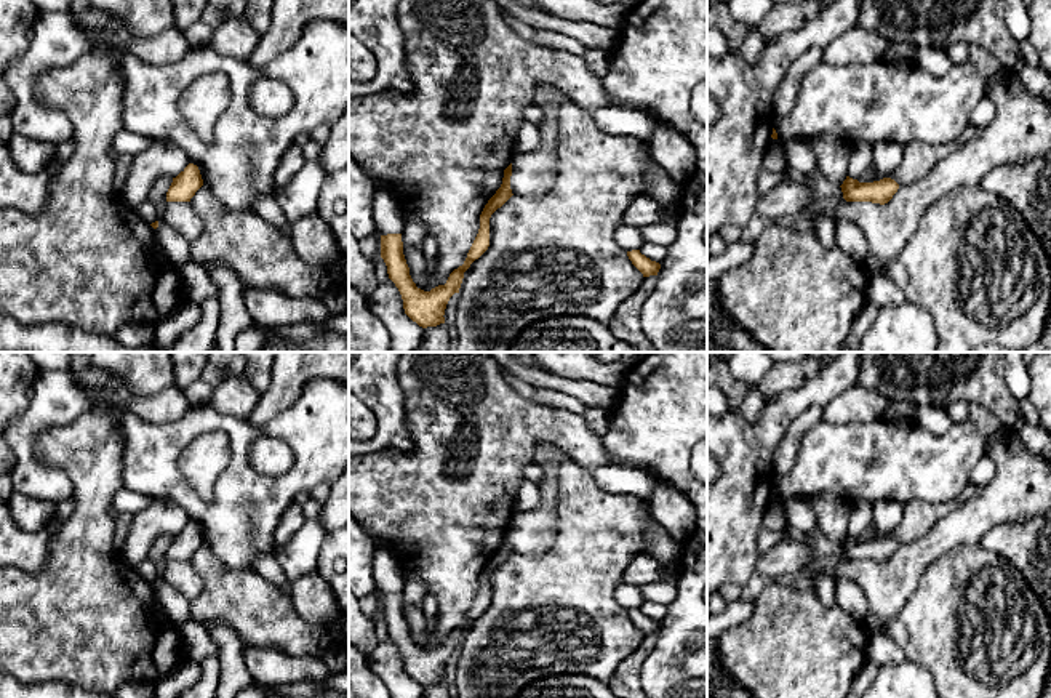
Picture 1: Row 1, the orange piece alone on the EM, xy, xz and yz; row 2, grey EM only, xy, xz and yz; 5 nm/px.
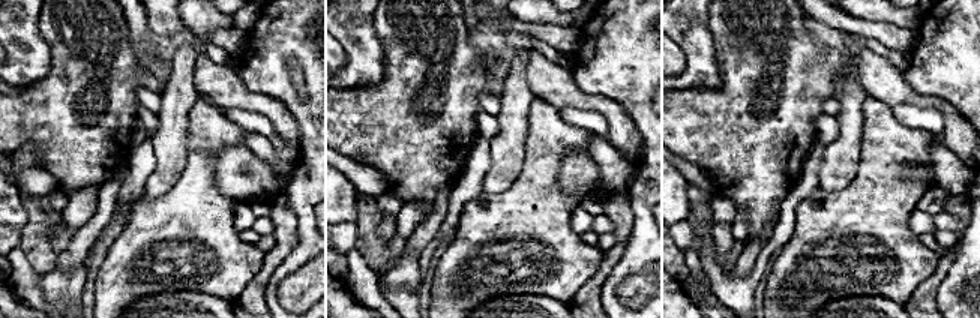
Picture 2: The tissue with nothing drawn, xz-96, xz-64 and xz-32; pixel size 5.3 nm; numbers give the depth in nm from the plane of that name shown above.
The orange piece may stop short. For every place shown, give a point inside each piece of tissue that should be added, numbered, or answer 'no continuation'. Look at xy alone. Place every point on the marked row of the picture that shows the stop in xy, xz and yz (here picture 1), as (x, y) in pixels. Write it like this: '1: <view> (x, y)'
no continuation

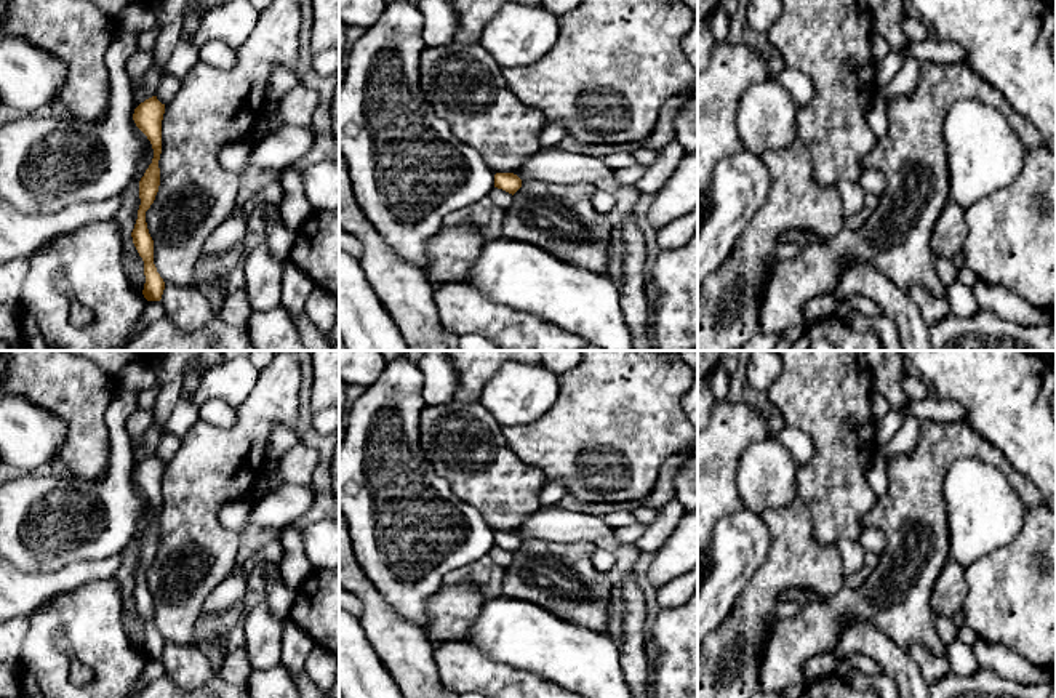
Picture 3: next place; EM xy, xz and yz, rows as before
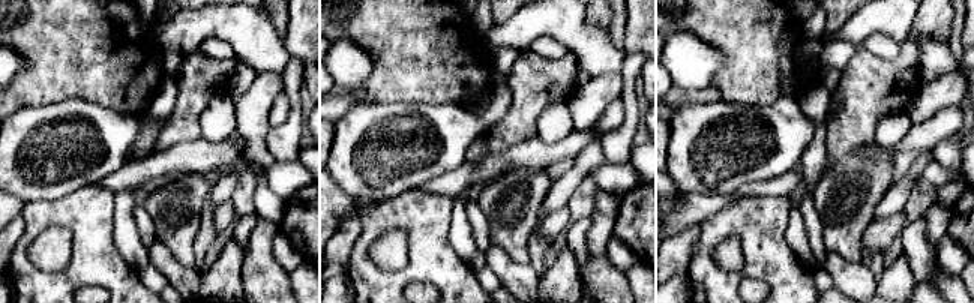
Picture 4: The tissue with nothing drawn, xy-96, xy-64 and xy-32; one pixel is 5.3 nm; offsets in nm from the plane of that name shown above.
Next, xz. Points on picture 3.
no continuation

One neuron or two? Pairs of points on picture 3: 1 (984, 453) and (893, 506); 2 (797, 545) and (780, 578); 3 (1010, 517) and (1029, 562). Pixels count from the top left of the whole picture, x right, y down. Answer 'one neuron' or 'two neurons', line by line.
1: one neuron
2: one neuron
3: two neurons

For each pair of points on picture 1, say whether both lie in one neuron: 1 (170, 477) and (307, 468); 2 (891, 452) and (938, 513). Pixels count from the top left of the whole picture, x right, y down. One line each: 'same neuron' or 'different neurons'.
1: same neuron
2: different neurons

